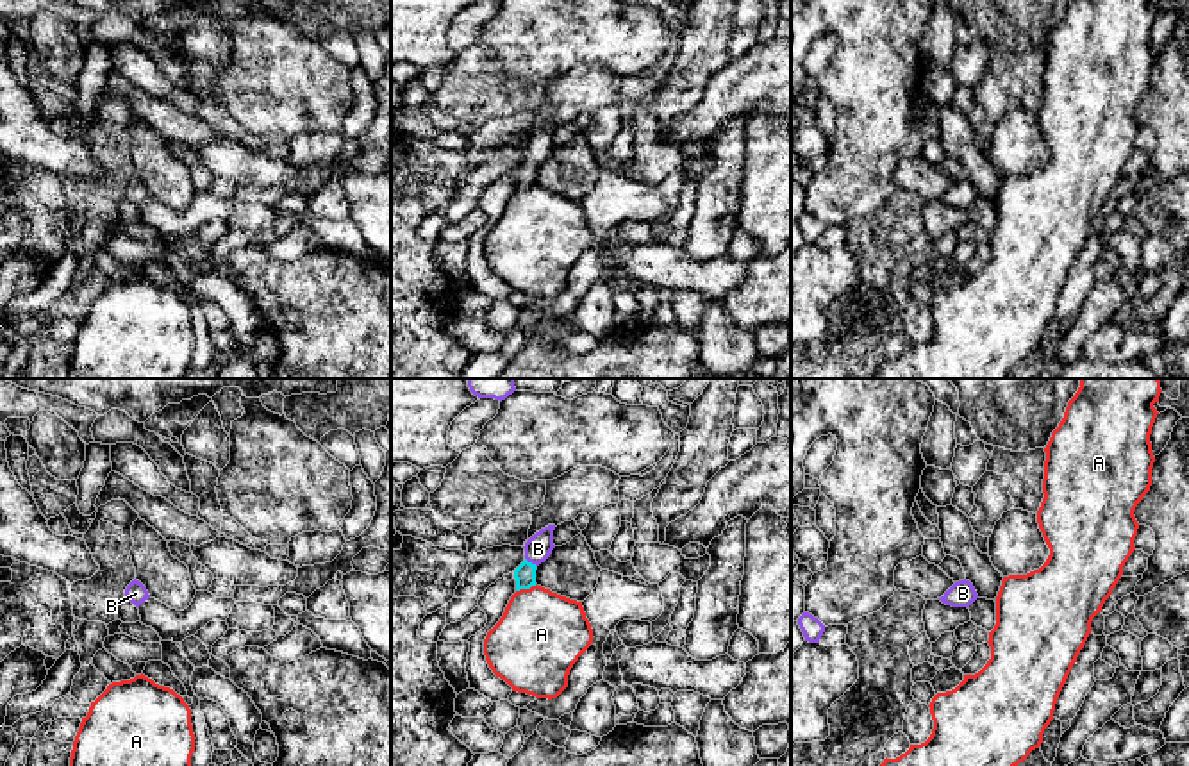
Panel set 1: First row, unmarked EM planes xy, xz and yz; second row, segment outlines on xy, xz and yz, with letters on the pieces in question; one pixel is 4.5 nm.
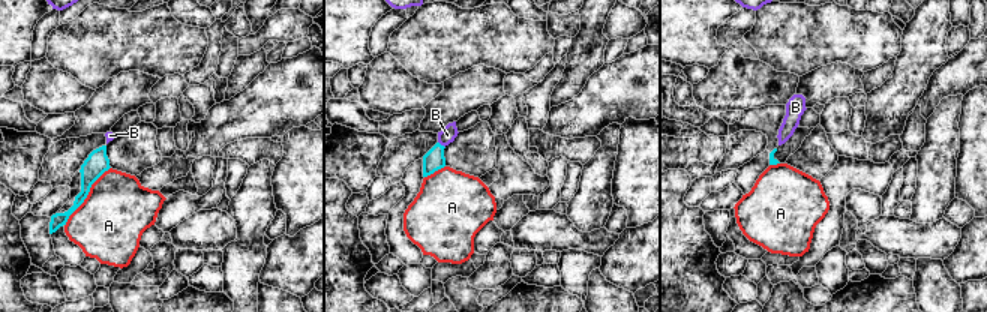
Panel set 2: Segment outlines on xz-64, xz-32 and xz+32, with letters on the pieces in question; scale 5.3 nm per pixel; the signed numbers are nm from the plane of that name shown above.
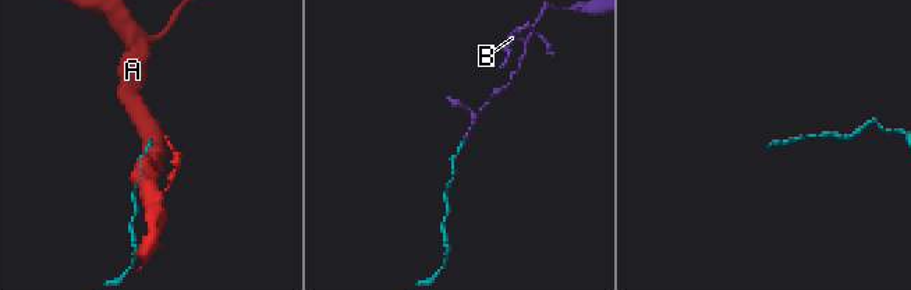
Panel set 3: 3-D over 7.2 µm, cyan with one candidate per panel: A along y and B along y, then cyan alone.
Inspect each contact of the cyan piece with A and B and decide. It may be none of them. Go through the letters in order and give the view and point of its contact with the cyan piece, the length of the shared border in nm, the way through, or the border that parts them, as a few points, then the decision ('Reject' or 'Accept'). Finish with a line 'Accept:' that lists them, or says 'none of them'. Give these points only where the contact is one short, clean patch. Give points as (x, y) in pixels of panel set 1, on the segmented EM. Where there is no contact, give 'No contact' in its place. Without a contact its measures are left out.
A: Touches cyan at xz (525, 588). Shared border 100 nm. Reject
B: Touches cyan at xz (531, 563). Shared border 70 nm. Path across: xz (525, 574), (531, 563), (538, 549). Accept
Accept: B

